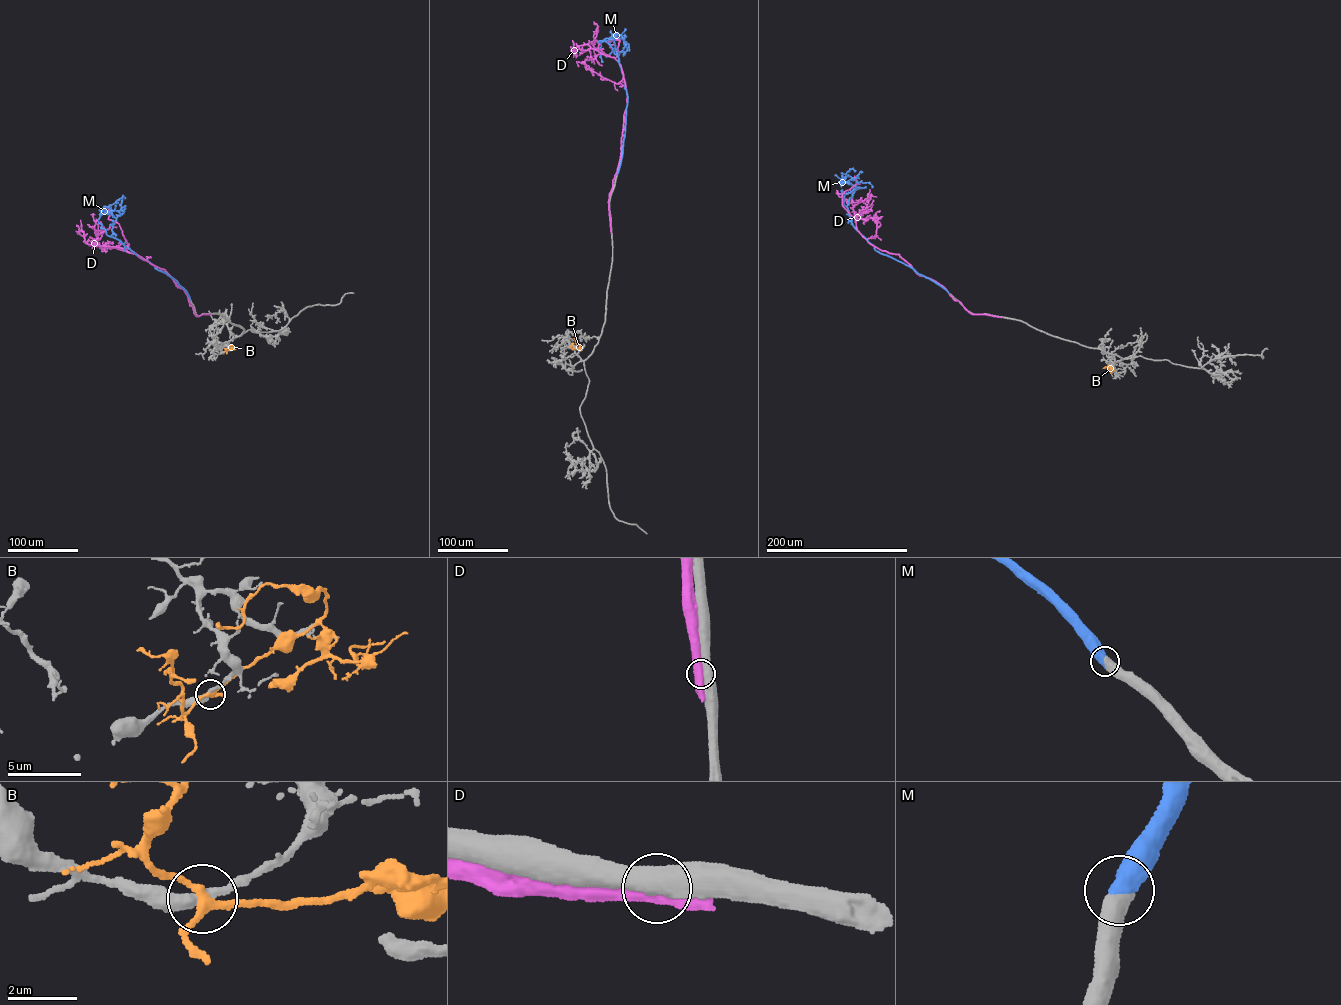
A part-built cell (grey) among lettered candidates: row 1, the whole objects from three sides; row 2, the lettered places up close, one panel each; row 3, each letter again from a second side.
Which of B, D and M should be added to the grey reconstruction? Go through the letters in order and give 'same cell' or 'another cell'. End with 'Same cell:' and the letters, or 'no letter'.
B: another cell
D: another cell
M: same cell
Same cell: M

